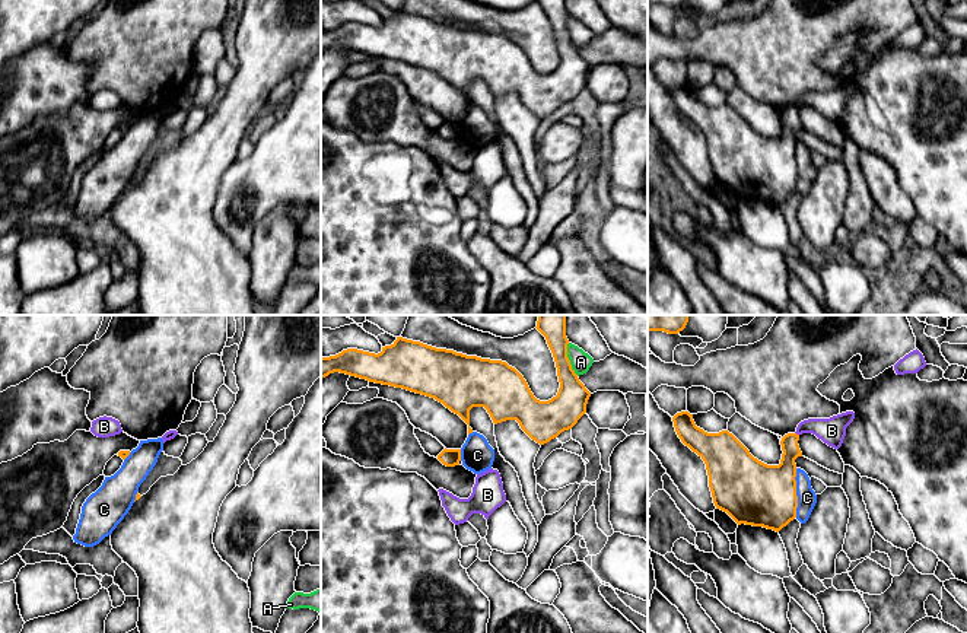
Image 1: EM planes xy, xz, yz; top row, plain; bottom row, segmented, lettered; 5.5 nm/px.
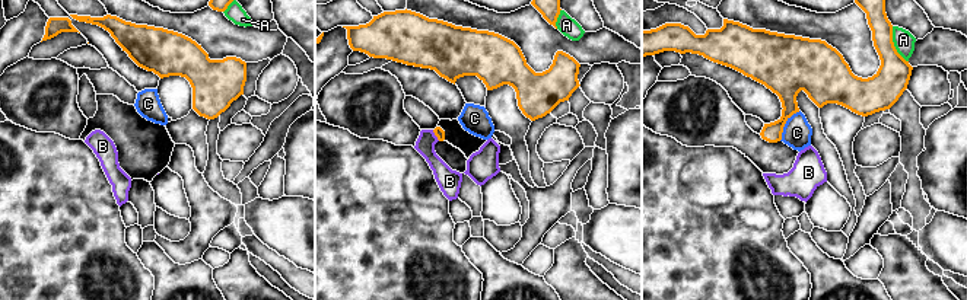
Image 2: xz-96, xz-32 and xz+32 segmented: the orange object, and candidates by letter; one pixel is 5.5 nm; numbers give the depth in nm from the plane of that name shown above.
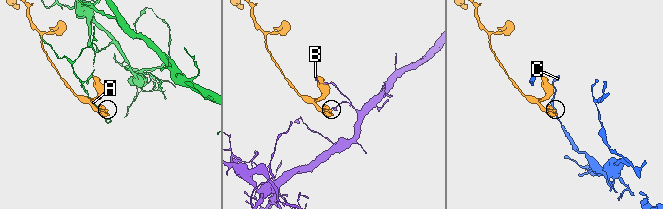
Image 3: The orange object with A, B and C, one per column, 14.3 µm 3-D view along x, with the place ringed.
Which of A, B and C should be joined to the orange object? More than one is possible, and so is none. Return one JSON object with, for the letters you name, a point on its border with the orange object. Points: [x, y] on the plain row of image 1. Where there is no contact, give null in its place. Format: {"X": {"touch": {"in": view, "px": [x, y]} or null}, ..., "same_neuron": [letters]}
{"same_neuron": []}

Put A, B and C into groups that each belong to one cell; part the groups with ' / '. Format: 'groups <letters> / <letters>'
groups A / B / C

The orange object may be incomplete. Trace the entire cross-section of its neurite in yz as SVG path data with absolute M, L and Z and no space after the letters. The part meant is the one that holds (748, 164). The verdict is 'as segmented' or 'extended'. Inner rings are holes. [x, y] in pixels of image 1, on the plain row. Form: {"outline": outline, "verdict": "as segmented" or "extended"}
{"outline": "M688 85L677 86L672 95L681 115L704 134L716 182L726 185L738 198L763 200L776 206L796 191L795 133L802 130L798 118L799 108L785 108L780 114L783 124L780 137L767 139L754 131L728 104L707 106L697 101Z", "verdict": "as segmented"}

